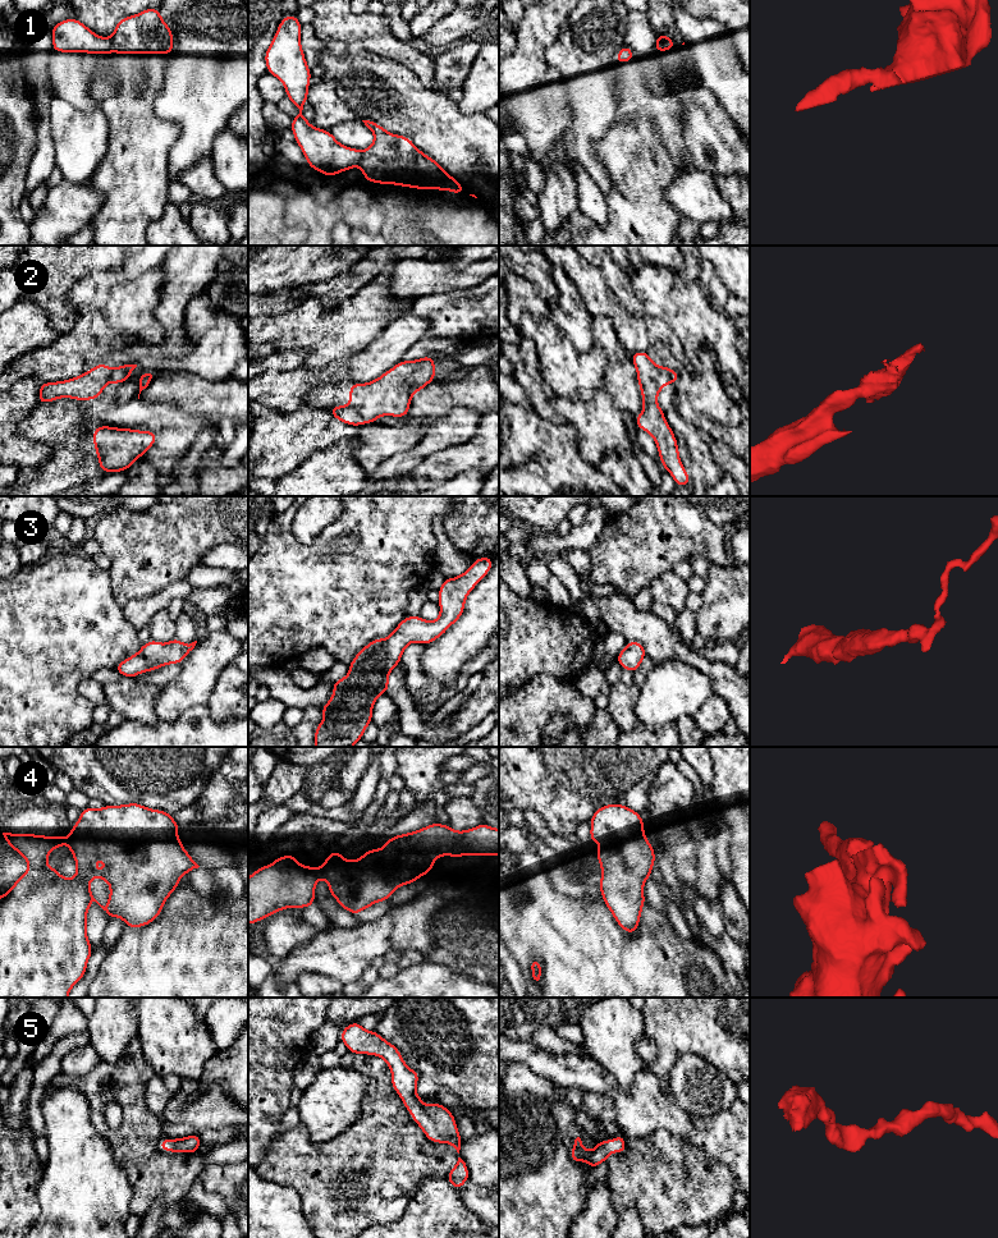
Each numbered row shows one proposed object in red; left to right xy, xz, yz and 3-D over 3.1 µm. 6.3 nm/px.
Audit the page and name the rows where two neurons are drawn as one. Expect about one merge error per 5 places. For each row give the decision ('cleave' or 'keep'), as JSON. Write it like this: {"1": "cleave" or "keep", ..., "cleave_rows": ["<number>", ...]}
{"1": "cleave", "2": "cleave", "3": "keep", "4": "keep", "5": "keep", "cleave_rows": ["1", "2"]}

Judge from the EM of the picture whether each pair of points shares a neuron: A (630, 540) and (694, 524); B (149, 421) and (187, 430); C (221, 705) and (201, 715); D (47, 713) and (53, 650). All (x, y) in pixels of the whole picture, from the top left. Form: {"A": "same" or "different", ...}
{"A": "same", "B": "same", "C": "different", "D": "same"}

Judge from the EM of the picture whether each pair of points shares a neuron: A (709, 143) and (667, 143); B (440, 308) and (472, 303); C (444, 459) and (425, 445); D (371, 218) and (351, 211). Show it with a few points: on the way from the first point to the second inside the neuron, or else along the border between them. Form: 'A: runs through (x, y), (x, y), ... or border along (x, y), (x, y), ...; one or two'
A: border along (680, 114), (685, 146), (692, 164); two
B: runs through (448, 308), (465, 308); one
C: border along (462, 441), (433, 452), (411, 471); two
D: runs through (366, 215), (356, 211); one

